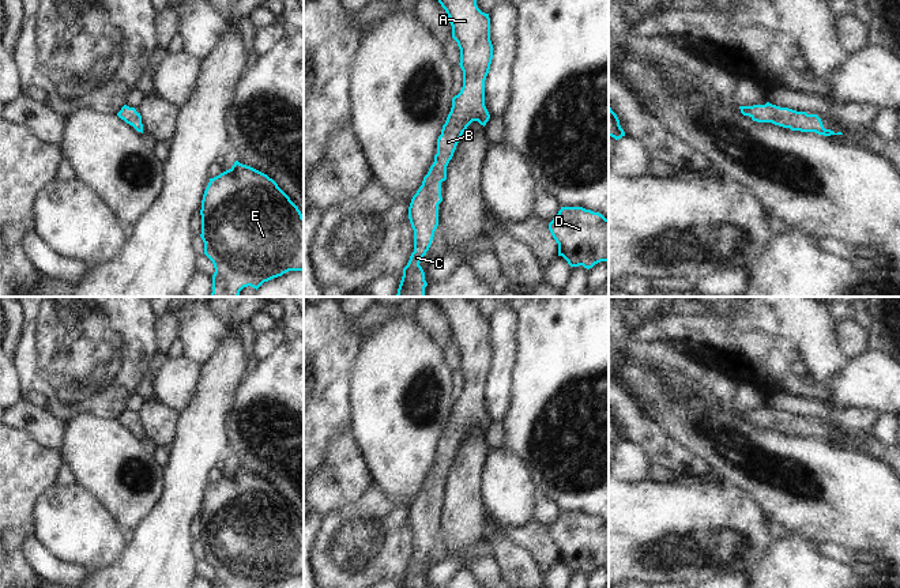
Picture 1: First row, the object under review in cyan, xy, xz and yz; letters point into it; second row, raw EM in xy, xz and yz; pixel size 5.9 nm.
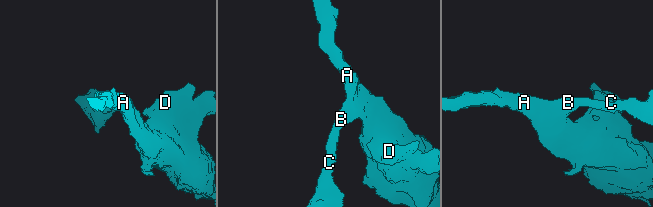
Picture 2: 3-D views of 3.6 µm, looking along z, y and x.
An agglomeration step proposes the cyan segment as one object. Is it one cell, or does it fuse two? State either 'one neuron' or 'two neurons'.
one neuron

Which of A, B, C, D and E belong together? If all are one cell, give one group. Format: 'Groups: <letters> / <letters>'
Groups: A B C D E.

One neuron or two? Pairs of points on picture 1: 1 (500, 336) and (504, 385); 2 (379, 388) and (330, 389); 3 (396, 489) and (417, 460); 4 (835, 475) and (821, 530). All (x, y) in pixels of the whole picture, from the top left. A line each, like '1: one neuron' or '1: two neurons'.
1: one neuron
2: two neurons
3: one neuron
4: one neuron

